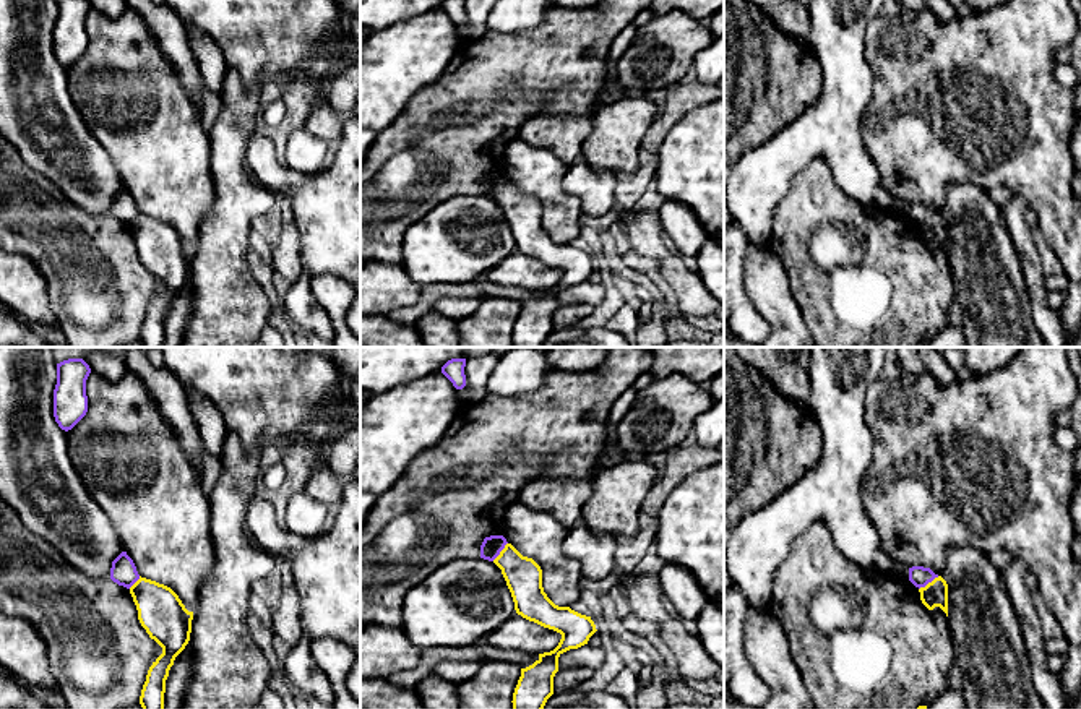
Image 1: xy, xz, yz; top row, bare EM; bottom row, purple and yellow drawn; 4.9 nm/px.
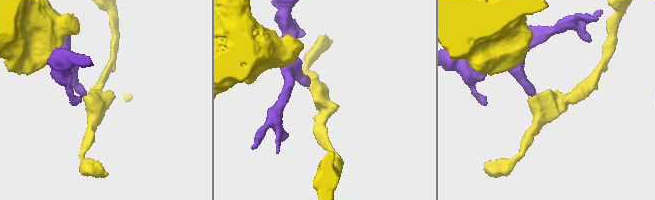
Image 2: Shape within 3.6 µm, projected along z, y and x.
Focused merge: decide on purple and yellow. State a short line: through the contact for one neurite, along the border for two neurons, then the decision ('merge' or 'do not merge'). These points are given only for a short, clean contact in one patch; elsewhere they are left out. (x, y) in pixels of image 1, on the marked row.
yz (919, 576), (929, 581), (935, 594) | merge

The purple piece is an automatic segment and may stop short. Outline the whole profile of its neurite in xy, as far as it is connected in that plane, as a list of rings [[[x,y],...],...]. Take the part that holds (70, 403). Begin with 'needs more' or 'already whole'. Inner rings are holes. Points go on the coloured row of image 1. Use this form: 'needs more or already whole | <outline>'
already whole | [[[83,359],[57,363],[54,389],[54,417],[65,432],[71,430],[88,412],[86,380],[91,373]]]

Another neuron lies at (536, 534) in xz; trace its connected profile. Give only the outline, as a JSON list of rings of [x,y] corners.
[[[516,501],[505,513],[503,537],[542,569],[542,587],[558,607],[579,600],[583,566],[563,553],[566,527],[550,511],[534,511]]]

